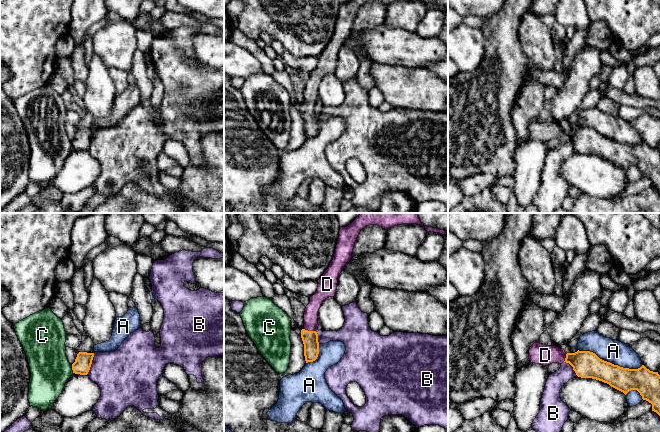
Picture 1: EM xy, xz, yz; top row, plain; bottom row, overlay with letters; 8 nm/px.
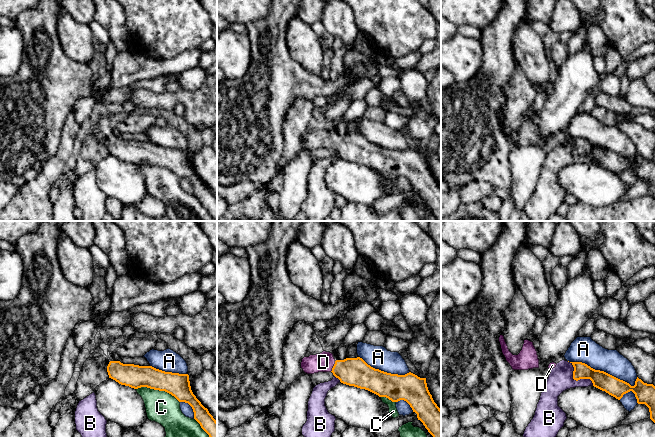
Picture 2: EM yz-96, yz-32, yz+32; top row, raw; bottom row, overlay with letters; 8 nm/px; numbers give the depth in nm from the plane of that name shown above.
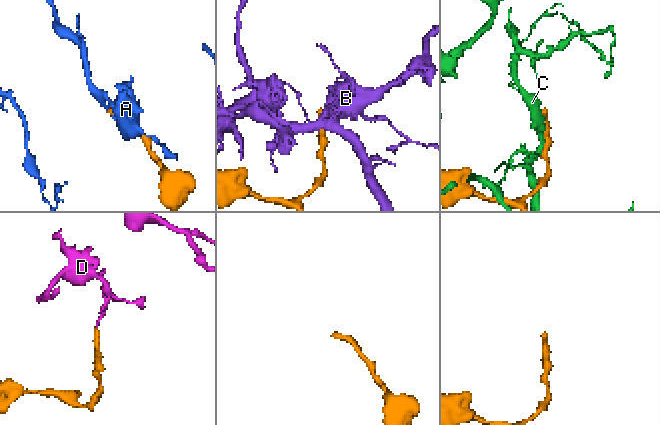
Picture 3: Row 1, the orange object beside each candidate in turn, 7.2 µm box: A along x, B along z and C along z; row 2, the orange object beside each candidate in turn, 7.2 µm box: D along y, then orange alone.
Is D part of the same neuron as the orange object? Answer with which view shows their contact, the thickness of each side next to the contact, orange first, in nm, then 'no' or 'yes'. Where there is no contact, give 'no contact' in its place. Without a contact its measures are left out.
xz | 130/110 nm | yes

